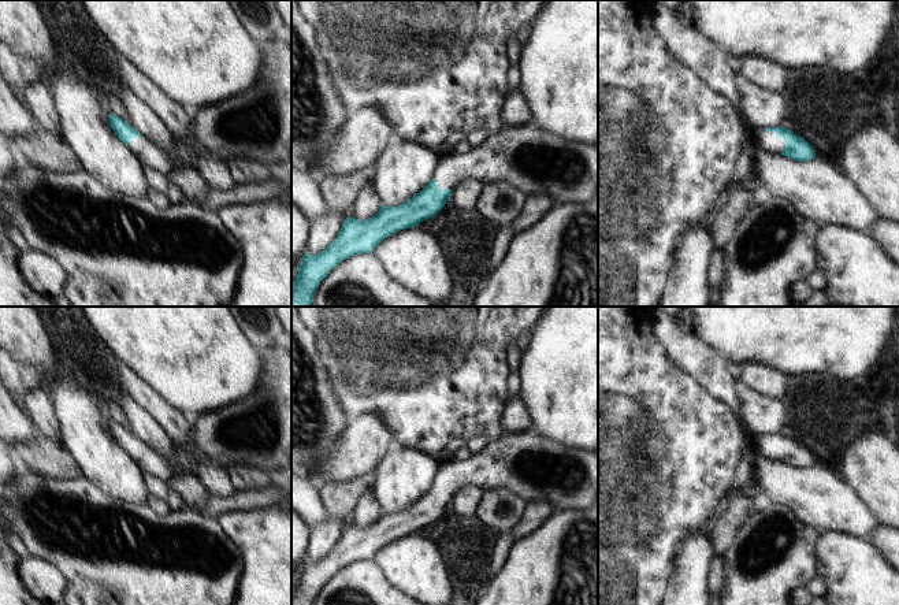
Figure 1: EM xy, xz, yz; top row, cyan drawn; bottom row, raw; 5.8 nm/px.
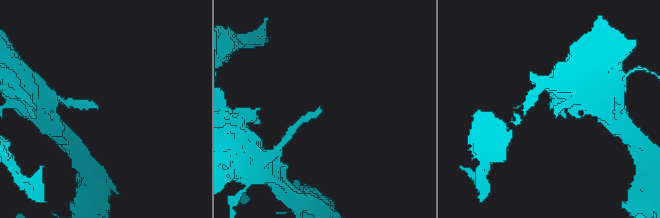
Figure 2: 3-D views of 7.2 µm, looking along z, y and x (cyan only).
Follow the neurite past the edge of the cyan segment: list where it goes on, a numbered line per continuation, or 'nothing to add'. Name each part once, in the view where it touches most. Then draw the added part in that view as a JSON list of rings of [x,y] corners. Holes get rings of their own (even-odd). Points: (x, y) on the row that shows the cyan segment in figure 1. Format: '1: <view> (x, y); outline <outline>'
1: yz (765, 140); outline [[[762,130],[761,133],[751,133],[751,138],[761,149],[772,153],[781,153],[785,146],[785,140],[777,138],[774,131]]]

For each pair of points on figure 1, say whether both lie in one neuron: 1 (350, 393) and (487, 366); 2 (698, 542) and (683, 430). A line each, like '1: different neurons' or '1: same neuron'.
1: same neuron
2: different neurons

